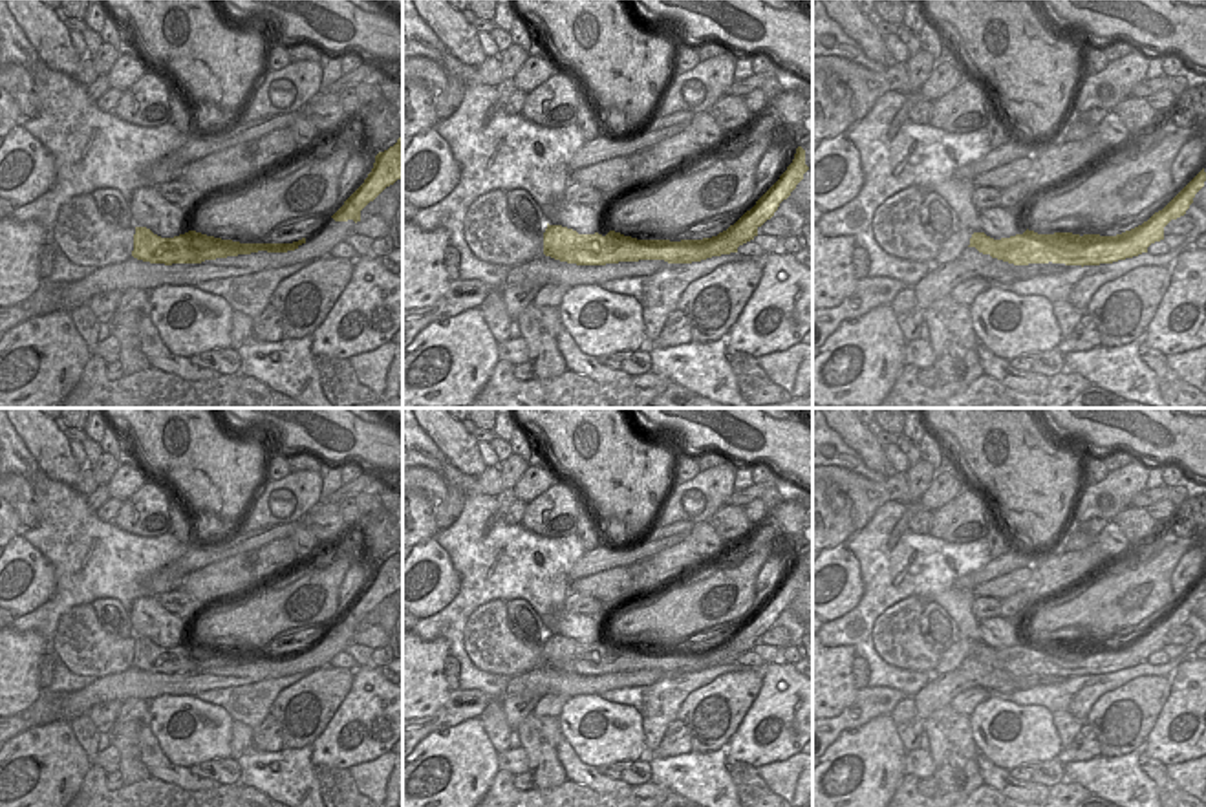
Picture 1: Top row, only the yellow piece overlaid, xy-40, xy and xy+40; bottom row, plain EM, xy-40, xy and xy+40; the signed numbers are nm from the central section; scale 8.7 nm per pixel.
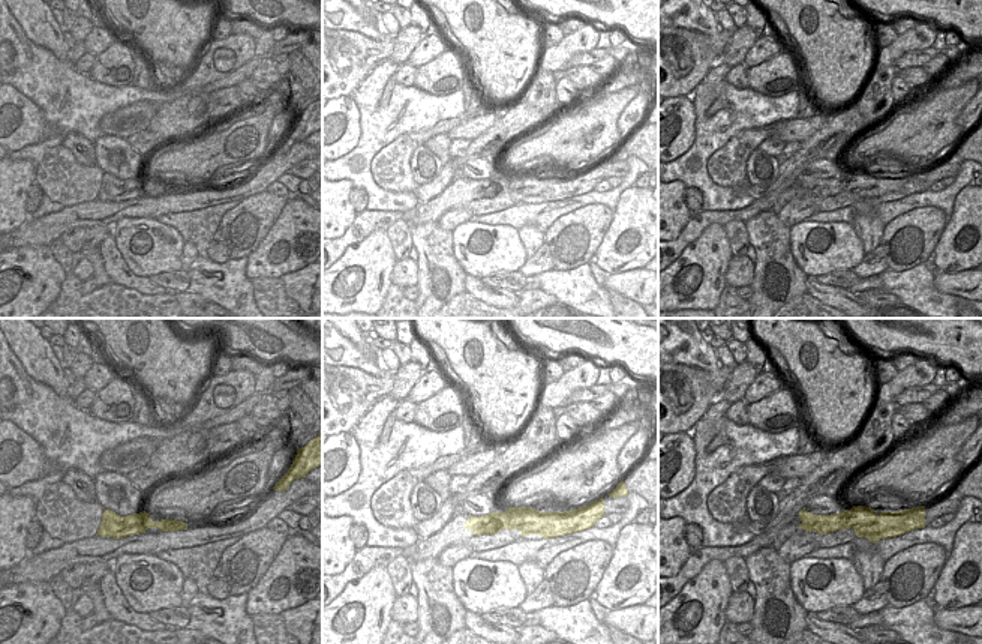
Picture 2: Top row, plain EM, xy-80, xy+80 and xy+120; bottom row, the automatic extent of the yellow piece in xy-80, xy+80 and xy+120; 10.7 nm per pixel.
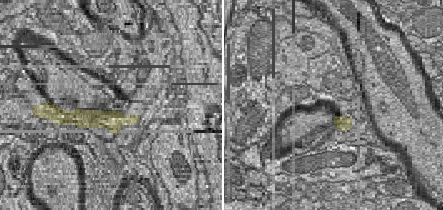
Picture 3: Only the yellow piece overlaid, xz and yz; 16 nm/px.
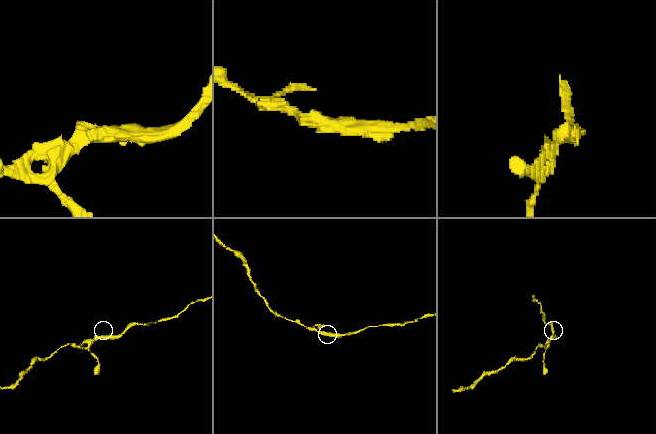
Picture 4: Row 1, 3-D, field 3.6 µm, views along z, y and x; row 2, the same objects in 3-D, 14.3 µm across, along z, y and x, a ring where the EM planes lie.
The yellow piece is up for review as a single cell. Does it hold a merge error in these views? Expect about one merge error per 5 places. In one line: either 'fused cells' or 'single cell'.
single cell

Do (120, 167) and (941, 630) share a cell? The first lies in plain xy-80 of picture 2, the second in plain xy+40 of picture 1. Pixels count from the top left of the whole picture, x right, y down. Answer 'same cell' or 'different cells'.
different cells

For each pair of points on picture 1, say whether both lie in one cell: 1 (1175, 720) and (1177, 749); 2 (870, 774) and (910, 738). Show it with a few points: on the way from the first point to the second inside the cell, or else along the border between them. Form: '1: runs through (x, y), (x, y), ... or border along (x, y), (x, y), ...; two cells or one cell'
1: runs through (1177, 727), (1177, 742); one cell
2: border along (890, 714), (895, 732), (908, 751); two cells

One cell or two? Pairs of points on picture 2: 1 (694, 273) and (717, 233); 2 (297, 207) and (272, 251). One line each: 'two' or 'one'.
1: one
2: one

